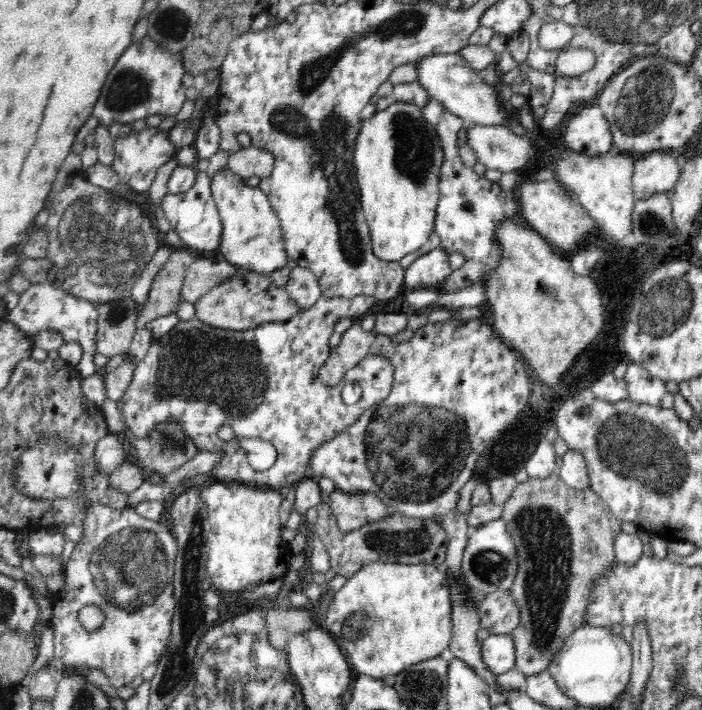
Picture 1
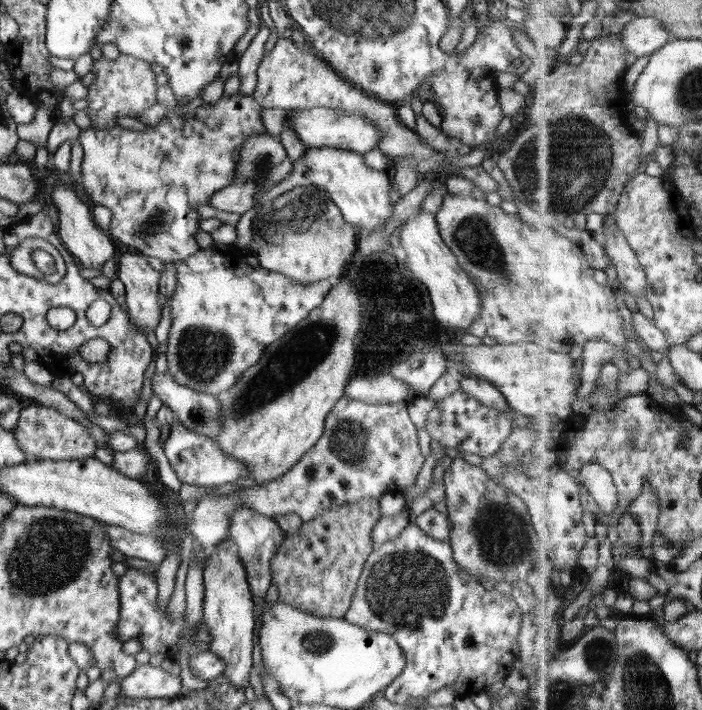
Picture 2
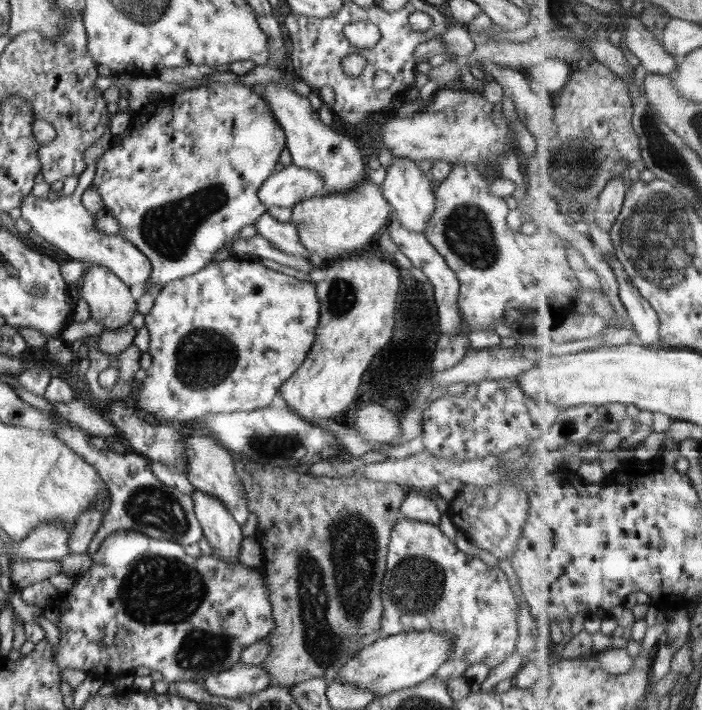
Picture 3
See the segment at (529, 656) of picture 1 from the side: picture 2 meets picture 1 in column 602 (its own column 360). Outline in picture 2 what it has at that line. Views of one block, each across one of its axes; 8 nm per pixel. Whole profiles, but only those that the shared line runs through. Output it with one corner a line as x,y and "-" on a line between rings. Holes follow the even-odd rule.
371,498
329,508
322,516
303,522
296,535
285,537
283,544
278,547
277,554
271,560
271,582
278,587
279,599
317,617
344,619
356,592
365,560
376,548
371,534
380,517
379,500

